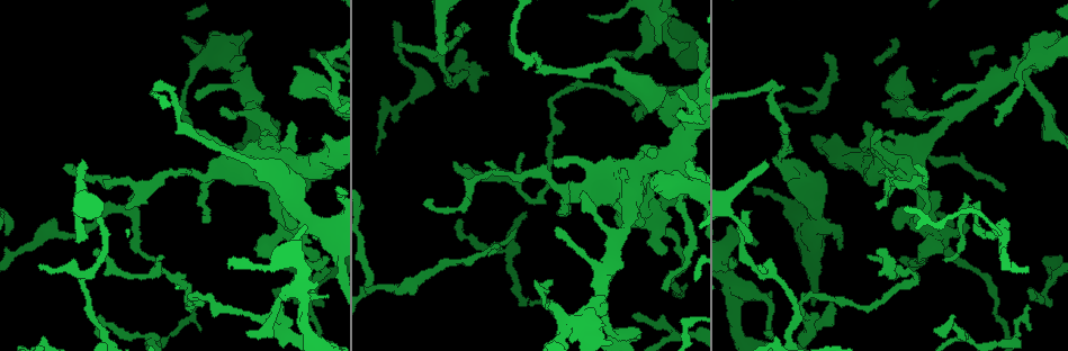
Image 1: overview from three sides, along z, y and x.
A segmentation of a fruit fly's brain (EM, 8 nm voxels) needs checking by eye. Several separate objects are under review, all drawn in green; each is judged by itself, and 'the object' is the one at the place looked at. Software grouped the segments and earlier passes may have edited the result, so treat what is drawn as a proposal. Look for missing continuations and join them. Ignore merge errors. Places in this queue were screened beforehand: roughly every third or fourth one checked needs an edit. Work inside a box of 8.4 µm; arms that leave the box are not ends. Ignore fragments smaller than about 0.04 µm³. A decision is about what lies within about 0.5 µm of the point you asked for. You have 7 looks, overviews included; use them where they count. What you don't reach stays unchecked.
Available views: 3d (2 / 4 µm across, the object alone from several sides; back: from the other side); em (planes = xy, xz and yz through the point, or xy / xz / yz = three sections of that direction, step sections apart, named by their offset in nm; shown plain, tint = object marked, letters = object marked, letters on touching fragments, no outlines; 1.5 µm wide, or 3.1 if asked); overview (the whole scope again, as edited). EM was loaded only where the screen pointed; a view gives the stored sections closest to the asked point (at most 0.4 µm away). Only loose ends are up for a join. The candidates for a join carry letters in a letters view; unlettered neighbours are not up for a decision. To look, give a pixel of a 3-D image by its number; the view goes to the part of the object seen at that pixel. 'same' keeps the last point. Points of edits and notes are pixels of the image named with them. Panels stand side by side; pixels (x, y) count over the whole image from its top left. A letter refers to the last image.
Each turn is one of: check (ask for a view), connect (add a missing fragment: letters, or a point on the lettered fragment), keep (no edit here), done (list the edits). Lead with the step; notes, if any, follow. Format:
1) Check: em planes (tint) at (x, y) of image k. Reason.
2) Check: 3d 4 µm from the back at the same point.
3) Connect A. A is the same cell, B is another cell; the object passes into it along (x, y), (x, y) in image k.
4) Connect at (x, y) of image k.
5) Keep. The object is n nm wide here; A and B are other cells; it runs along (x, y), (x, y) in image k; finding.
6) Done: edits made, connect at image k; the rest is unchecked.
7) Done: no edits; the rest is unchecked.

Check: em xz step 4 (letters) at (493, 250) of image 1. Branch stops here.

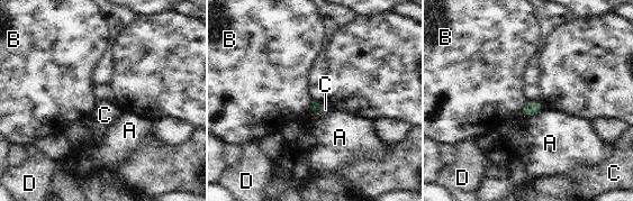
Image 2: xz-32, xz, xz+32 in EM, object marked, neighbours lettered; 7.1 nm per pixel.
Check: em planes (letters) at the same point. Another direction.

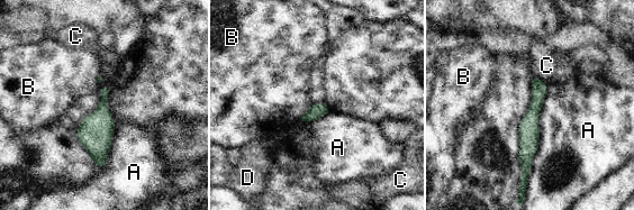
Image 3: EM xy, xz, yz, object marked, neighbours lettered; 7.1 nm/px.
Keep. A, B, C and D are other cells; it runs along (535, 81), (522, 184) in image 3; none of them fits.

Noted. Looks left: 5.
Check: em planes (letters) at (95, 251) of image 1. Branch stops here.

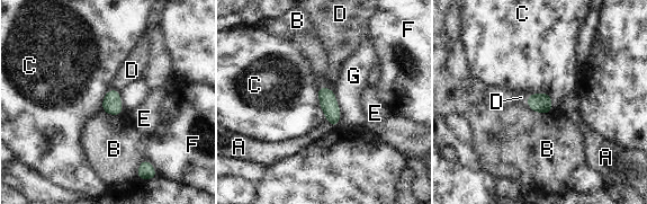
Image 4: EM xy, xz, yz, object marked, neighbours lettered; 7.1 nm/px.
Keep. The object is 130 nm wide here; A, B, C, D, E, F and G are other cells; a border runs along (526, 99), (548, 94), (551, 112) in image 4; none of them fits.

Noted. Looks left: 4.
Check: em yz step 8 (letters) at (279, 205) of image 1.

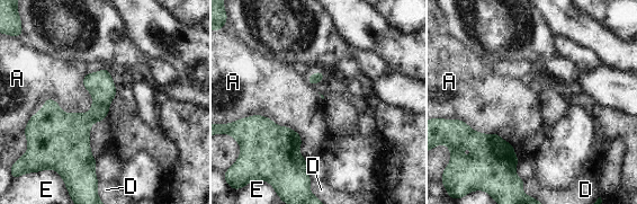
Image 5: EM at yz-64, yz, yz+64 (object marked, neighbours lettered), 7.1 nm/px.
Check: em planes (letters) at the same point.

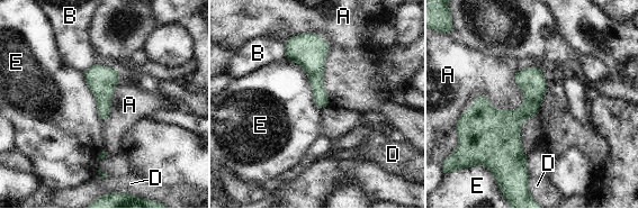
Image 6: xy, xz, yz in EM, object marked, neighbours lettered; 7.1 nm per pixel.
Keep. The longest contact is with A, 800 nm; A, B, D and E are other cells; a border runs along (514, 72), (443, 161) in image 6; none of them fits.

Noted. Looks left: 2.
Done: no edits; the rest is unchecked.

